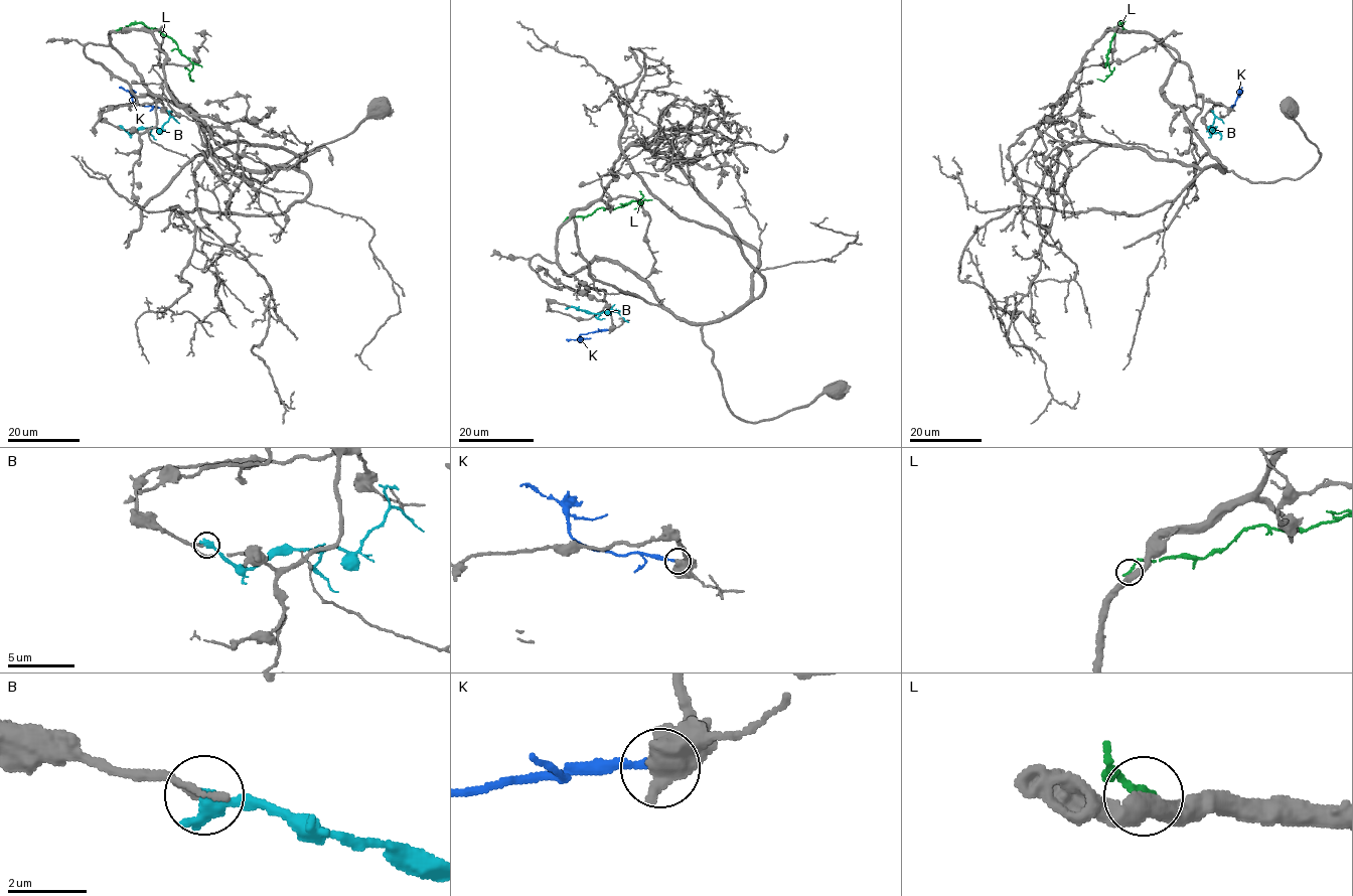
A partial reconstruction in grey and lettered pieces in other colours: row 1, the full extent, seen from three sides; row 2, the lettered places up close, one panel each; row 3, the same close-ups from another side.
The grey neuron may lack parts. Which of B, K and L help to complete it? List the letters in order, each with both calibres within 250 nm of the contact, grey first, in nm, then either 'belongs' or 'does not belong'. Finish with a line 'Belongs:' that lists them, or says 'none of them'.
B: calibres 130 and 440 nm; does not belong
K: calibres 550 and 200 nm; does not belong
L: calibres 440 and 240 nm; does not belong
Belongs: none of them

